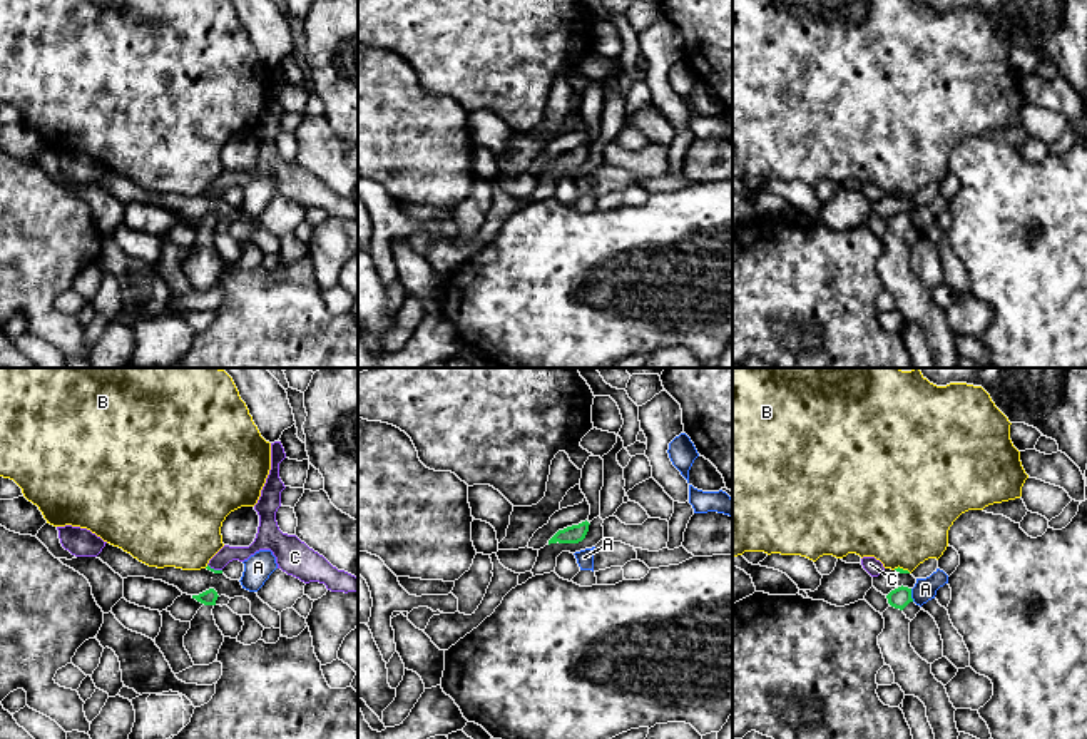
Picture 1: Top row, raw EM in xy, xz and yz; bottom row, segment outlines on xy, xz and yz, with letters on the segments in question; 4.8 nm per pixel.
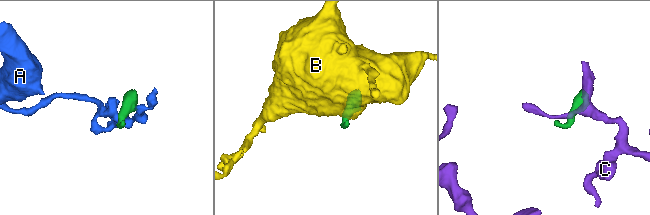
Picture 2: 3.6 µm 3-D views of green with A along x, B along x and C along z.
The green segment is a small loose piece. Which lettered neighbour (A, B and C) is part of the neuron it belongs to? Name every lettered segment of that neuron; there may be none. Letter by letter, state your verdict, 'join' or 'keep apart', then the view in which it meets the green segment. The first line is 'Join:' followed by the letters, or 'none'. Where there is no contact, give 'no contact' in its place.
Join: none
A: keep apart; contact in yz
B: keep apart; contact in yz
C: keep apart; contact in xy

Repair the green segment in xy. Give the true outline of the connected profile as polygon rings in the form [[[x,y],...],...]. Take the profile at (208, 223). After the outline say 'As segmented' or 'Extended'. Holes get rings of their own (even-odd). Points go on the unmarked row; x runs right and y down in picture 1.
[[[209,214],[199,221],[192,221],[202,232],[191,246],[191,254],[184,261],[184,273],[189,278],[194,291],[209,291],[216,288],[224,261],[216,251],[212,234],[217,226],[217,217]]]. Extended

